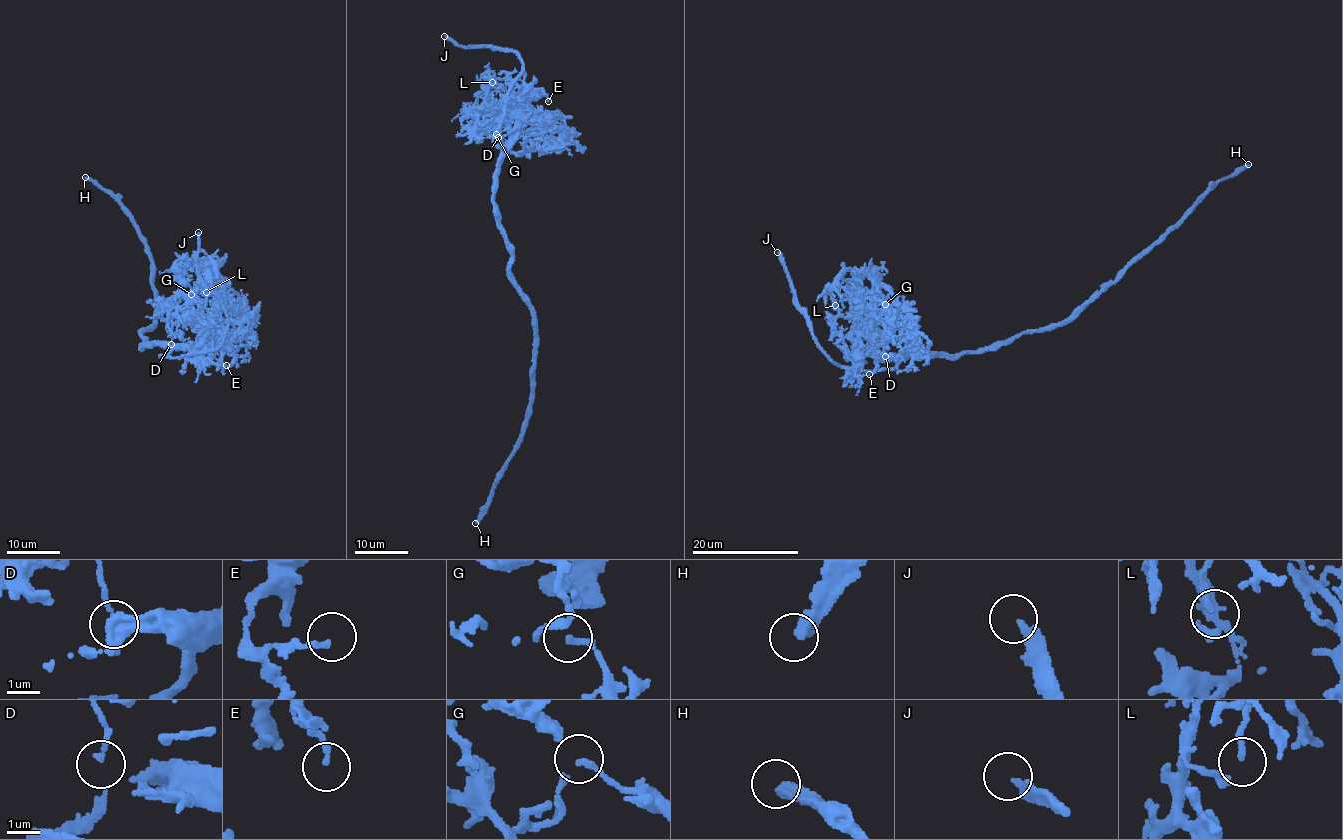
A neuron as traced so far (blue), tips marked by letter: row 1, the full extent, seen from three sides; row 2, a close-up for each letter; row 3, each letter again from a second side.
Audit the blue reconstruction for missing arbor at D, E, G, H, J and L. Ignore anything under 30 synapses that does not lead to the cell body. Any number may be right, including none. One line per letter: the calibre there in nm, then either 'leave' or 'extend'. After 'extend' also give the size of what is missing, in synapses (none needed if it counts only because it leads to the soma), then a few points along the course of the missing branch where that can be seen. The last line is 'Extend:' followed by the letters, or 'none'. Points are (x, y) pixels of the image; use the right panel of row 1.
D: 100 nm | leave
E: 150 nm | leave
G: 130 nm | leave
H: 420 nm | extend | 450 syn
J: 260 nm | extend | (777, 252), (773, 193), (777, 172), (787, 157), (786, 144), (790, 137), (796, 136), (801, 126), (800, 108)
L: 170 nm | leave
Extend: H, J

